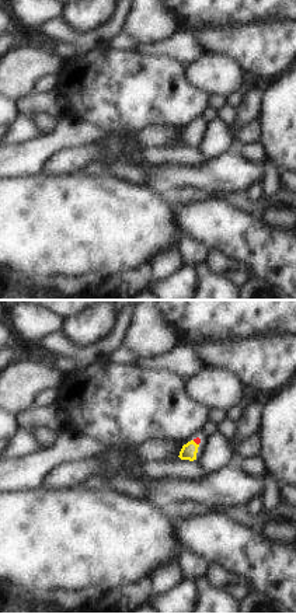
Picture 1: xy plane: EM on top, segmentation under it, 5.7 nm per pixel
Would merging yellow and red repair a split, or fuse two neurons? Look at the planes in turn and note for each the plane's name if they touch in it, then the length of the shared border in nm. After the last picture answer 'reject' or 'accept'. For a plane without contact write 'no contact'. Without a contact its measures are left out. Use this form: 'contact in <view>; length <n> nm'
contact in xy; length 50 nm

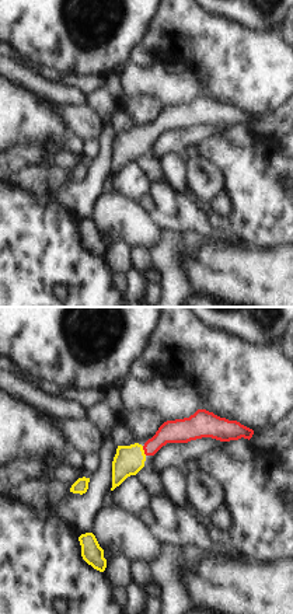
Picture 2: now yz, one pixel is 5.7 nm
contact in yz; length 60 nm

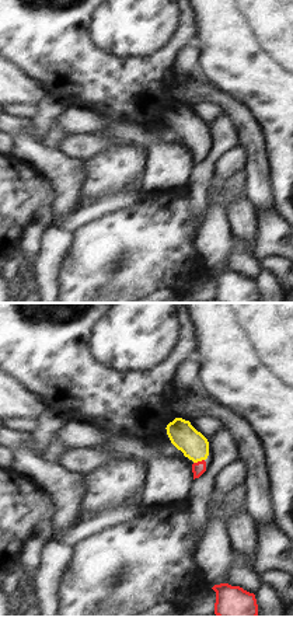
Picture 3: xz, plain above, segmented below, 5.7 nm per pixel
contact in xz; length 70 nm

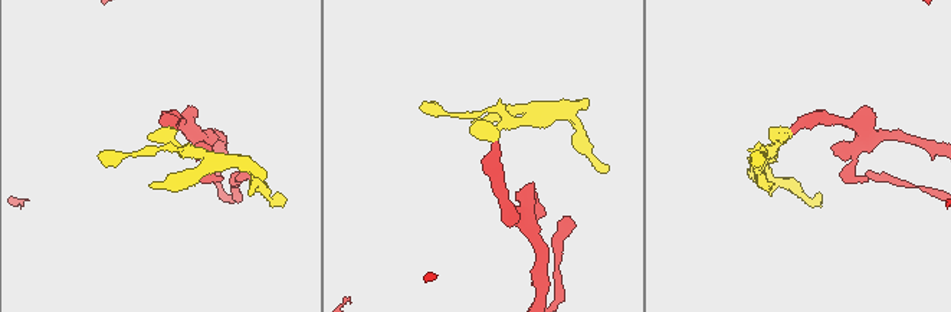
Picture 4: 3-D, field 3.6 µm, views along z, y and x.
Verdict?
accept

